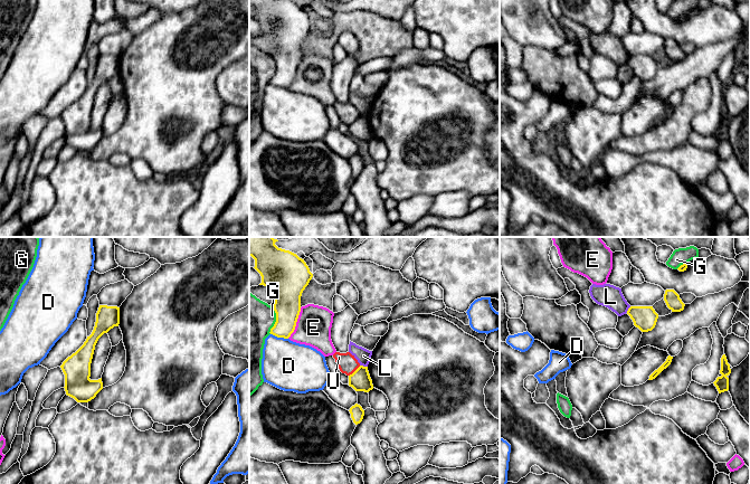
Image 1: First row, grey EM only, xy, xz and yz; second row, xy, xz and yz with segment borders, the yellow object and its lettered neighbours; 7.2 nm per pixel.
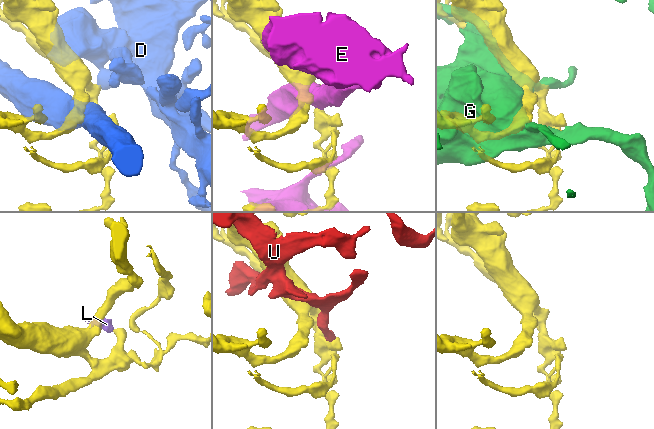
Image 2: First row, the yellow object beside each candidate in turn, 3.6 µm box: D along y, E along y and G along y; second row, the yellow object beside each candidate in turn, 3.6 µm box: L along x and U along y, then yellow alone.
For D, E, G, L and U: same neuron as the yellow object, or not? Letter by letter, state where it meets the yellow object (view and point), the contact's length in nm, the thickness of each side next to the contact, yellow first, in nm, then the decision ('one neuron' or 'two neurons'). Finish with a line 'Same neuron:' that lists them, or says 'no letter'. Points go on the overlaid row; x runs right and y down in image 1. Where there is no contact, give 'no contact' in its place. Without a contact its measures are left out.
D: contact xz (279, 337); length 130 nm; calibres 190 and 360 nm; two neurons
E: contact xz (295, 323); length 240 nm; calibres 200 and 260 nm; two neurons
G: contact xz (276, 320); length 200 nm; calibres 200 and 320 nm; two neurons
L: contact xz (362, 366); length 60 nm; calibres 150 and 110 nm; two neurons
U: contact xz (355, 370); length 120 nm; calibres 150 and 140 nm; two neurons
Same neuron: no letter

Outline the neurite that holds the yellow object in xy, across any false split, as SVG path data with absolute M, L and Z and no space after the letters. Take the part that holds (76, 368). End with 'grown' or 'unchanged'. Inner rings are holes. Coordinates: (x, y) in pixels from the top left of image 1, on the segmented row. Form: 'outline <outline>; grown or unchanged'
outline M99 305L94 330L84 344L60 366L66 395L77 402L88 402L103 389L102 378L91 380L91 363L98 339L120 324L120 307Z; unchanged

